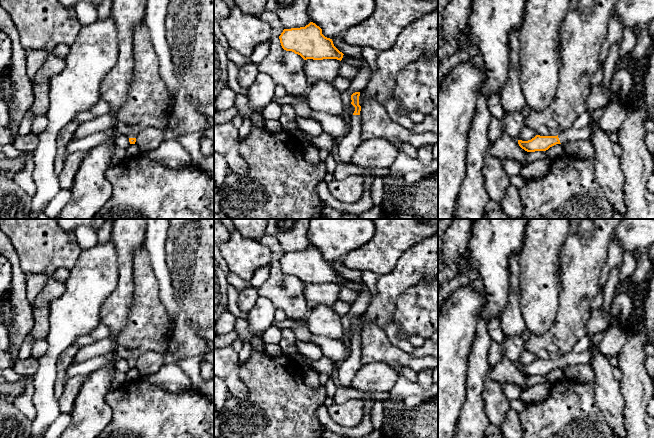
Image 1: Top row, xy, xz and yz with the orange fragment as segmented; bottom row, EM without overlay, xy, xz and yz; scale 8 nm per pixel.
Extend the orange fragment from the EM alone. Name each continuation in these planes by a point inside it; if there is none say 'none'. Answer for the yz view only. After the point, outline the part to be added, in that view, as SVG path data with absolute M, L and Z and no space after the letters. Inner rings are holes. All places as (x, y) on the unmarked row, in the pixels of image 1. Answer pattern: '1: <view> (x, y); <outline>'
1: yz (585, 357); M588 349L582 353L574 353L570 352L568 354L563 355L558 359L560 367L564 367L566 365L574 365L574 364L590 364L594 353L592 349Z

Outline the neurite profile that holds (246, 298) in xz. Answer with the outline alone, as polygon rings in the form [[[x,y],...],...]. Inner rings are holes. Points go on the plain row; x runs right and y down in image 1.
[[[249,286],[239,291],[238,307],[241,311],[248,313],[254,306],[255,301],[259,297],[258,288]]]

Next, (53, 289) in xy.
[[[50,279],[43,290],[35,298],[32,306],[34,315],[34,326],[31,335],[35,340],[46,339],[50,323],[50,308],[49,305],[52,300],[58,298],[65,291],[65,281],[57,281]]]

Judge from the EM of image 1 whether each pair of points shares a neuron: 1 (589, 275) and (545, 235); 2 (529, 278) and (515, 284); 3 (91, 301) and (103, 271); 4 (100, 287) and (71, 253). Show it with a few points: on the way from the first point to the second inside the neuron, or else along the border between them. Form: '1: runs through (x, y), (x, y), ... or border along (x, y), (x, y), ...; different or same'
1: border along (569, 229), (561, 249), (560, 273); different
2: border along (518, 259), (520, 267), (520, 306); different
3: runs through (91, 294), (91, 283), (96, 278); same
4: border along (82, 250), (75, 264), (70, 269); different

